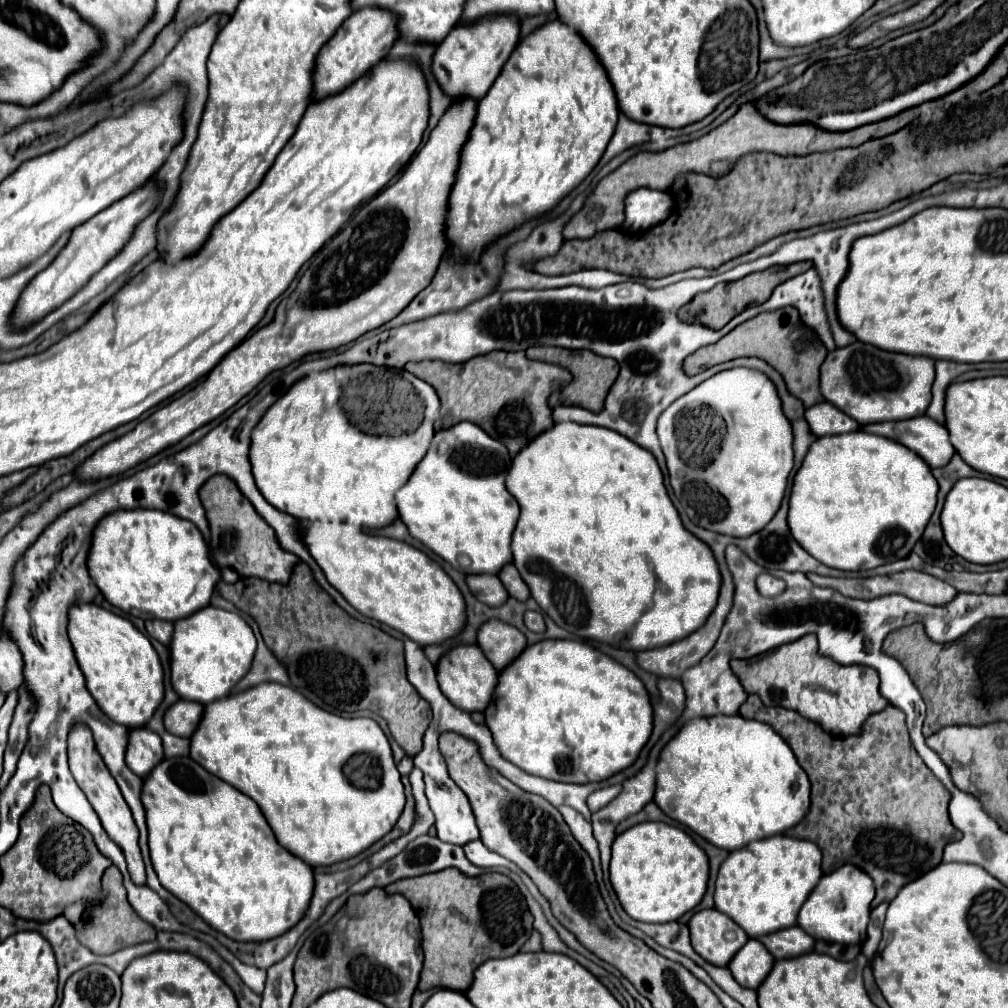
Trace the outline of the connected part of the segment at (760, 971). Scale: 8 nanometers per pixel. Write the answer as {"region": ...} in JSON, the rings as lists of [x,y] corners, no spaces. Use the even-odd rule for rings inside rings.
{"region":[[[750,938],[732,958],[728,968],[732,976],[736,976],[736,982],[740,982],[744,988],[756,990],[774,968],[774,962],[776,960],[766,946],[760,940]]]}

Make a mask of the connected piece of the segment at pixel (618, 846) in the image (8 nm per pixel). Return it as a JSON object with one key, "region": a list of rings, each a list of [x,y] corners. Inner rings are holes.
{"region":[[[642,822],[620,836],[612,844],[610,880],[626,914],[640,922],[664,924],[674,922],[696,908],[710,878],[706,852],[680,828],[664,822]]]}

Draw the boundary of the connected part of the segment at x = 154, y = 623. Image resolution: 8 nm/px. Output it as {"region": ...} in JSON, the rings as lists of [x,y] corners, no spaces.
{"region":[[[148,620],[146,622],[146,630],[152,638],[156,638],[162,644],[170,644],[172,634],[174,634],[174,624],[166,622],[166,620]]]}

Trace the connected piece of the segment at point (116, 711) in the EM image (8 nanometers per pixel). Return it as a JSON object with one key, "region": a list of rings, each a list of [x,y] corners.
{"region":[[[74,604],[70,608],[68,636],[72,638],[72,646],[74,646],[80,670],[86,676],[86,686],[90,694],[96,698],[96,702],[100,704],[102,712],[108,714],[108,718],[114,720],[116,724],[126,726],[128,730],[144,728],[164,700],[164,668],[150,640],[130,620],[114,612],[108,612],[96,604]]]}

